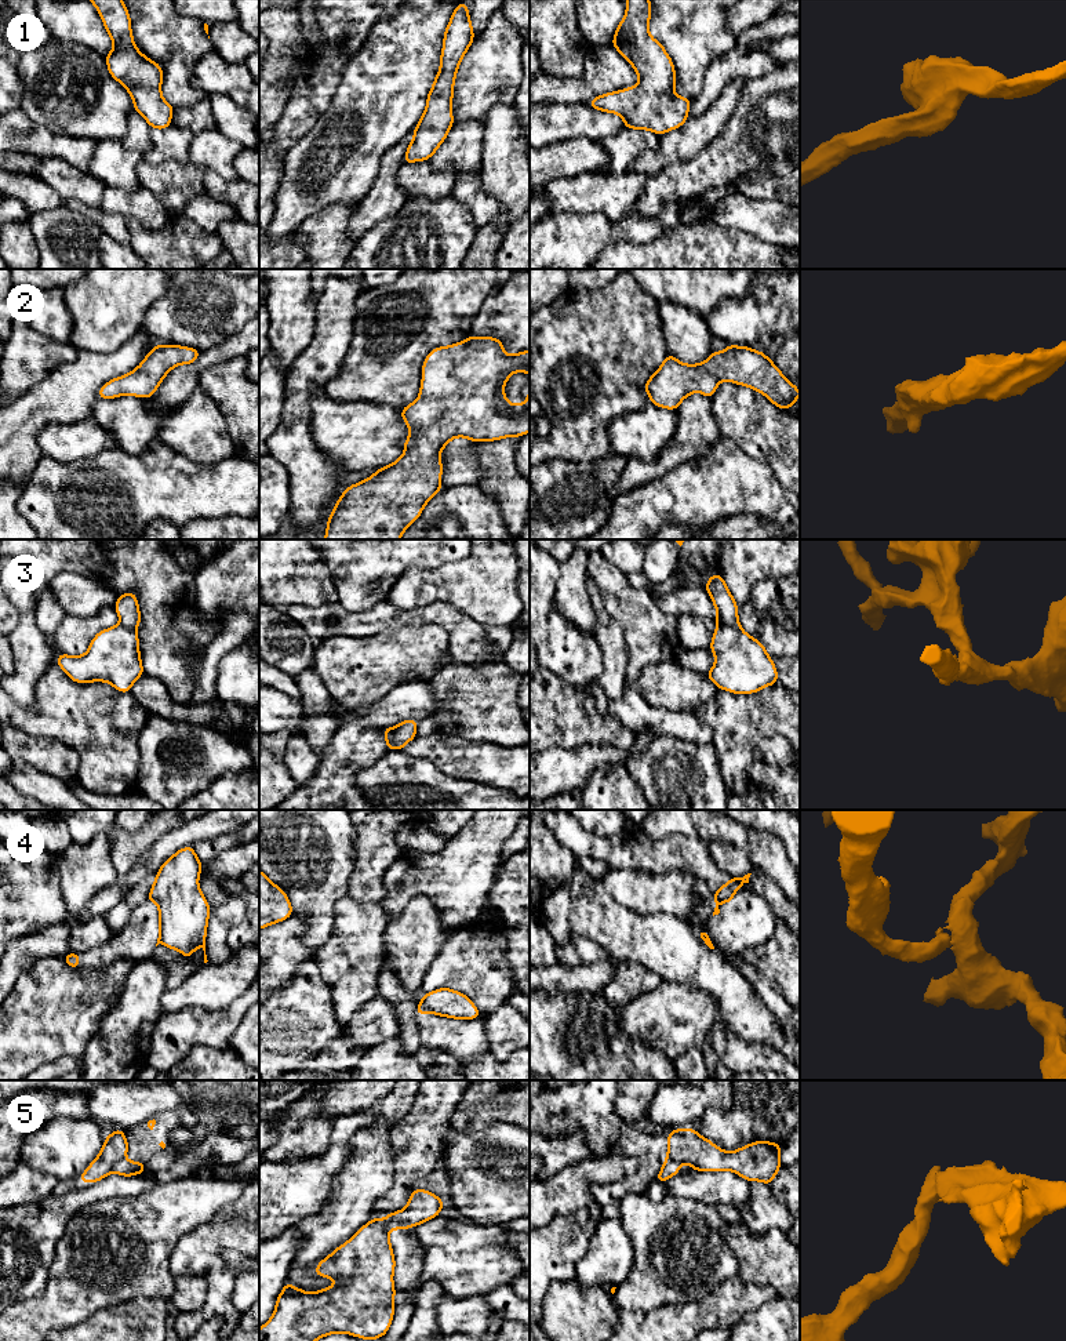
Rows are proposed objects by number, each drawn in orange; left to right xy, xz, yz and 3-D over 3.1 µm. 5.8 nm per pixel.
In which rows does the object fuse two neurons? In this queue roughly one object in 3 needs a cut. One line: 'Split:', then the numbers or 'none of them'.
Split: 3, 4, 5

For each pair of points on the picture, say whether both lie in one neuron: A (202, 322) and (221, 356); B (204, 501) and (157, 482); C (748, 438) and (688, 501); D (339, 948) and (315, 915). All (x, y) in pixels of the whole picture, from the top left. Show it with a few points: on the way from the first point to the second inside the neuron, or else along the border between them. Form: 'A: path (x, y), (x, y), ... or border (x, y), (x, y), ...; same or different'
A: border (221, 341), (202, 352); different
B: path (193, 491), (168, 486); same
C: border (721, 435), (767, 465); different
D: border (335, 904), (333, 933), (315, 954); different

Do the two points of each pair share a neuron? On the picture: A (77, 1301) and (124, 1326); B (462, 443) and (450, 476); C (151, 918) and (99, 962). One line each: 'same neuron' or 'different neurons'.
A: different neurons
B: same neuron
C: same neuron

